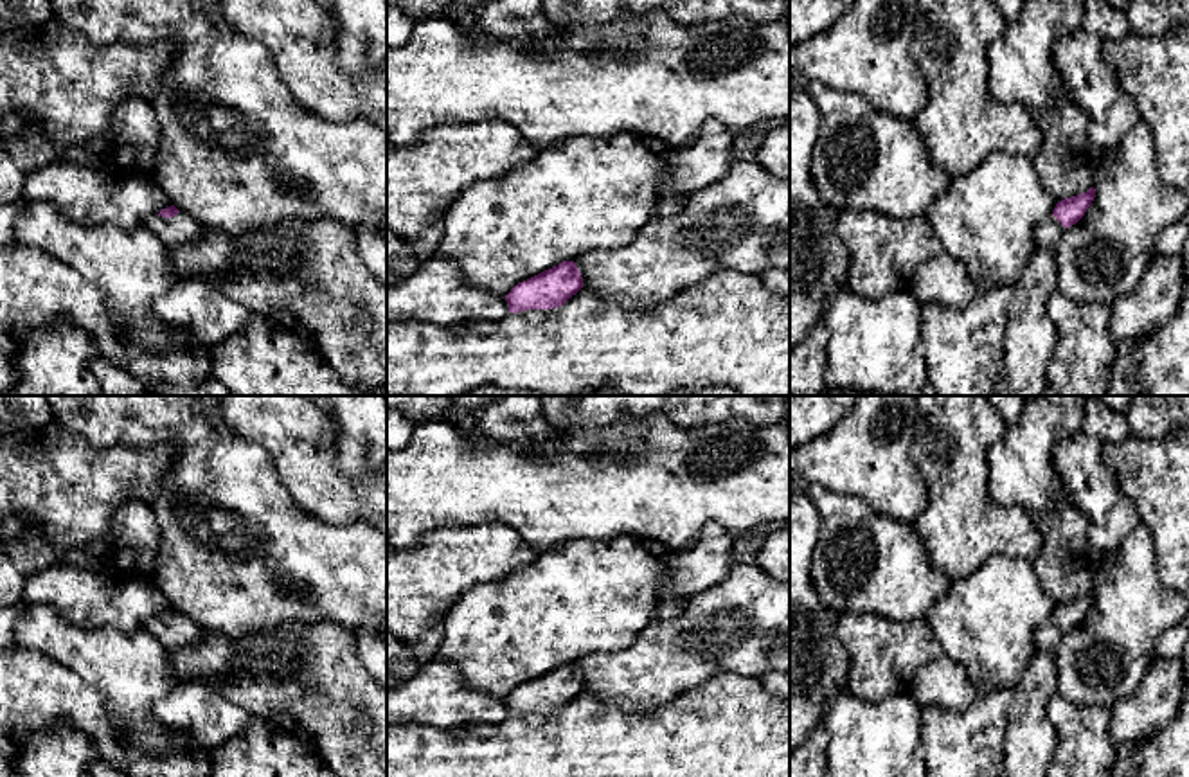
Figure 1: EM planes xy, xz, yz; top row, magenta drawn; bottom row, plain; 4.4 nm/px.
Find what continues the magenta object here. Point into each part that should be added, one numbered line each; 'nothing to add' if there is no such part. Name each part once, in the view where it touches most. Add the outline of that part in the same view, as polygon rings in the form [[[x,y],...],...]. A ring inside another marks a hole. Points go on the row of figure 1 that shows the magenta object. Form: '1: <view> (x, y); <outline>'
1: xy (180, 229); [[[178,212],[173,218],[149,216],[144,225],[156,232],[167,245],[180,246],[194,243],[205,228],[189,214]]]

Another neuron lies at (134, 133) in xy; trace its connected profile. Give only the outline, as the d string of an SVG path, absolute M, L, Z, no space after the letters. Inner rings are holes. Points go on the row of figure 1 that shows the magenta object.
M128 97L113 108L104 133L74 147L63 160L151 173L158 142L160 126L153 104Z

